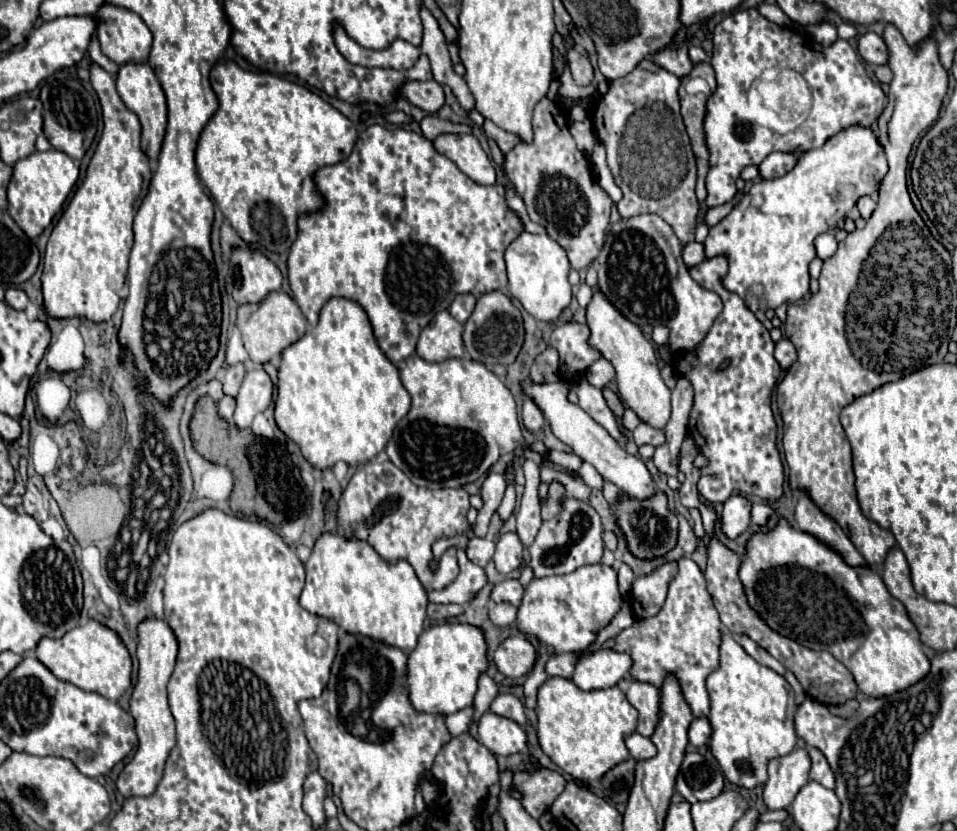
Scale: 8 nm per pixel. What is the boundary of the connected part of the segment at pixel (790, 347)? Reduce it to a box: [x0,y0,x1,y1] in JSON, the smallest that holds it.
[776,338,796,370]

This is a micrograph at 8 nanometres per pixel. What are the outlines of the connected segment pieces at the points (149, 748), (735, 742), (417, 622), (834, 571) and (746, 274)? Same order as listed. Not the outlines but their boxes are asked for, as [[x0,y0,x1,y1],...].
[[116,618,178,796],[706,636,796,788],[300,532,428,652],[738,518,930,696],[704,126,888,312]]

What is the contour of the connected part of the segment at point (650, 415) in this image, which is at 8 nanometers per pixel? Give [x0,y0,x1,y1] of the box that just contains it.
[586,288,670,428]

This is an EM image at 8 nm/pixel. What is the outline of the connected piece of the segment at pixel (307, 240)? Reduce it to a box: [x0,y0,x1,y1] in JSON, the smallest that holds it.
[288,124,522,364]

